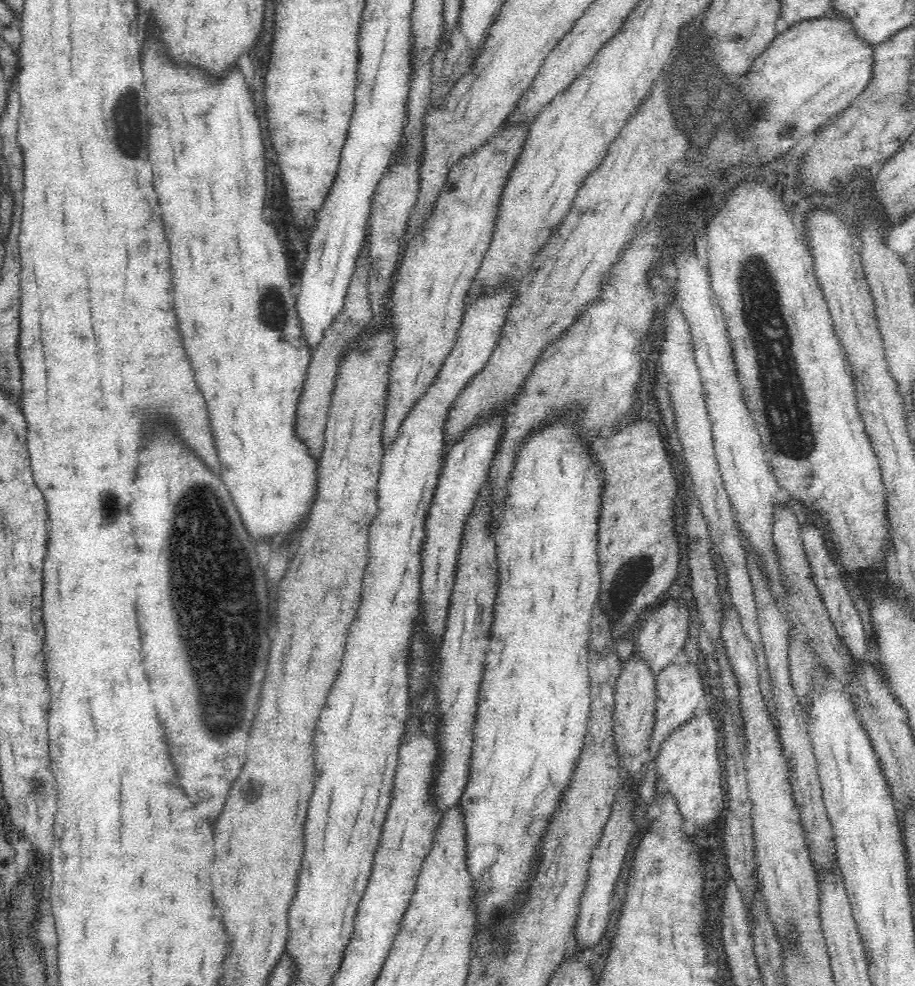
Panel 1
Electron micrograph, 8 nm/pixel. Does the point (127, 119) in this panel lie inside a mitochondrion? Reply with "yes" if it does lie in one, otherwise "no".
yes

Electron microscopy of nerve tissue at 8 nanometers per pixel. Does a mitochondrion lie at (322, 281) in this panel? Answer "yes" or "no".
no

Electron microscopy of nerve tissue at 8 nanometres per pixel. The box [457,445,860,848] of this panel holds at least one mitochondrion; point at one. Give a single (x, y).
(631, 578)

